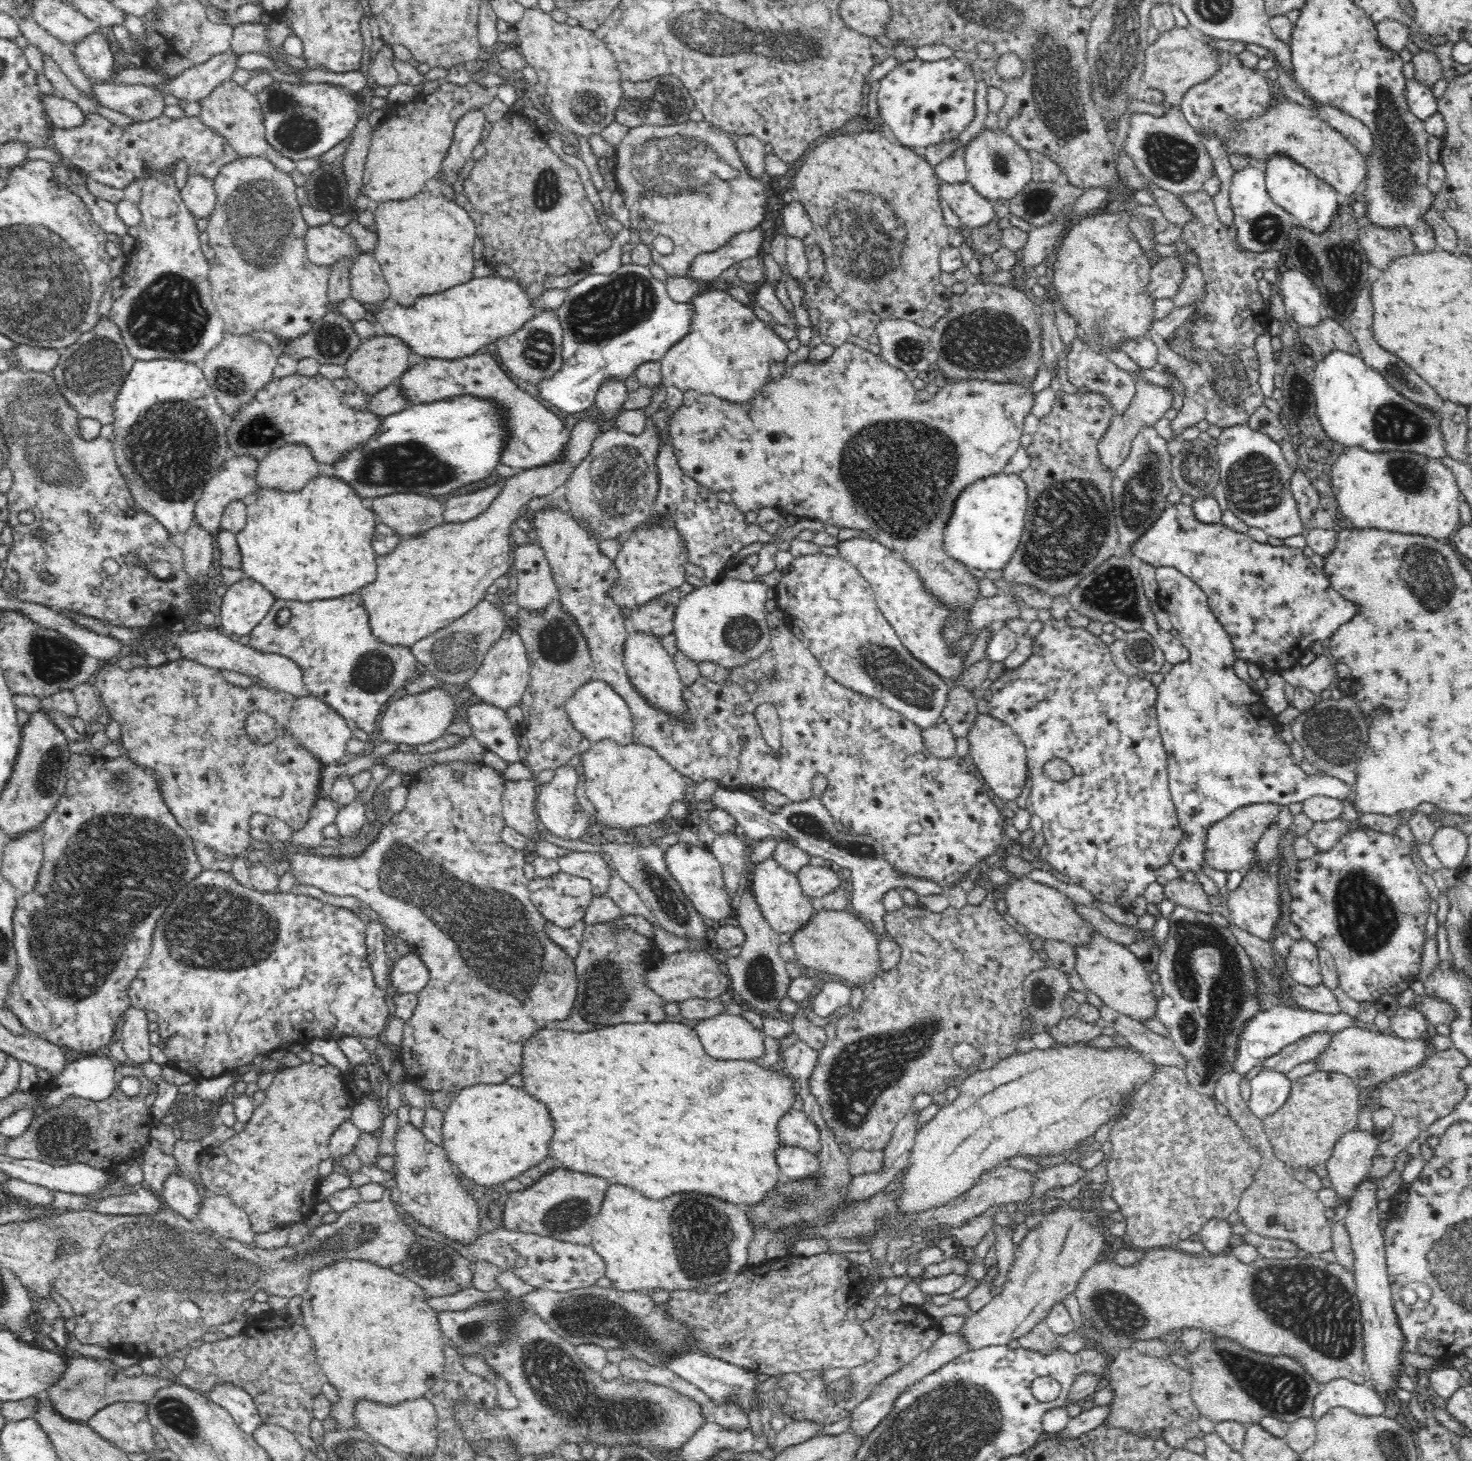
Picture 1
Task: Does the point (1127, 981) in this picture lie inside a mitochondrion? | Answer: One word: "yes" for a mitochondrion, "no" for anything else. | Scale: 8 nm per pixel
no

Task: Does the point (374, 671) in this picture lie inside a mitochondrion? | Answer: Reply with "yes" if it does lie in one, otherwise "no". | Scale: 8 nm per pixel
yes

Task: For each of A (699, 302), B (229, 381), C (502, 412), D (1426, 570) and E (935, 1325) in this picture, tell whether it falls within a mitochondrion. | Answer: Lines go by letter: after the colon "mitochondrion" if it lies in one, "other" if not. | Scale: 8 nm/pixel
A: other
B: mitochondrion
C: other
D: mitochondrion
E: other

